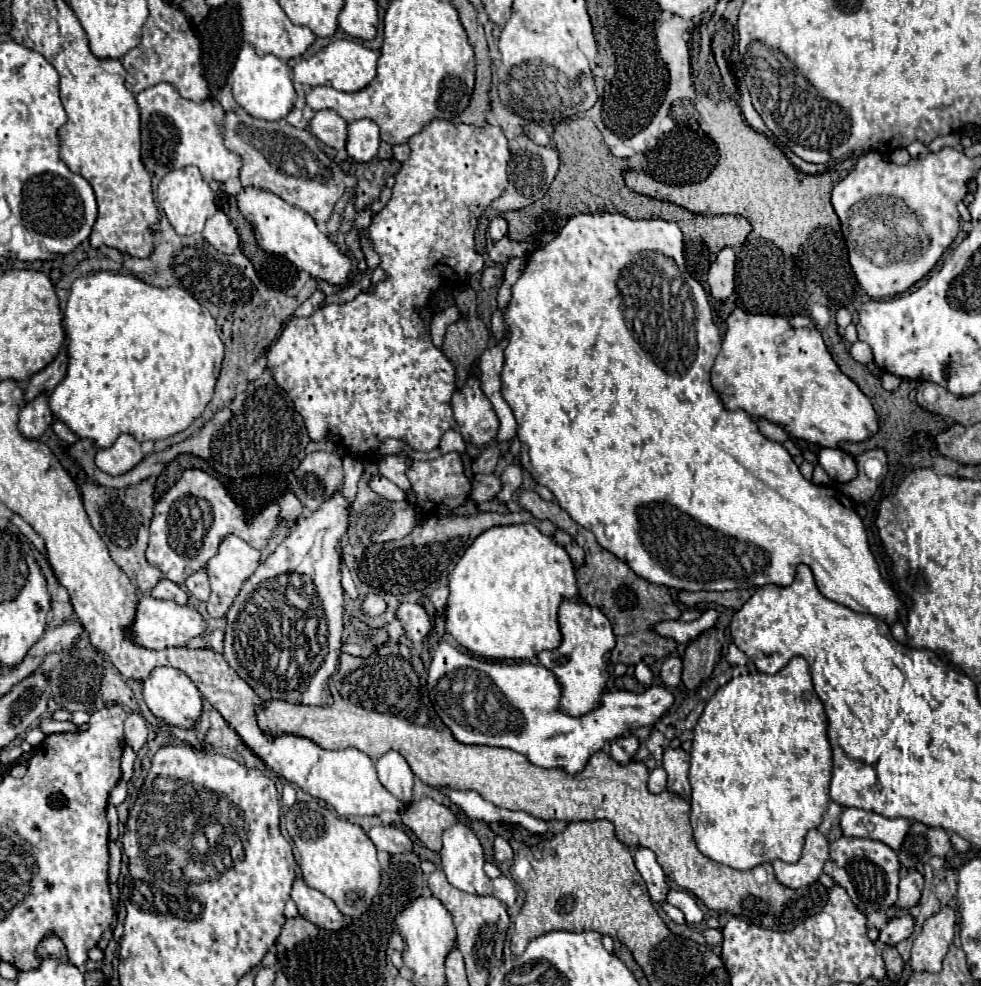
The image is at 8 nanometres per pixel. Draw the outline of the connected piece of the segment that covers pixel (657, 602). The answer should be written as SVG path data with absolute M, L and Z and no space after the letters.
M520 490L518 504L524 510L528 510L534 518L550 520L554 526L568 532L578 542L578 546L582 546L582 550L586 554L586 564L582 568L576 568L578 592L580 592L580 598L584 598L590 606L600 608L612 624L612 630L616 636L616 646L610 654L612 664L622 662L622 664L630 666L630 664L642 662L644 656L664 658L676 650L674 640L664 640L652 632L656 622L678 620L678 616L682 612L682 606L672 598L672 594L668 592L666 586L658 586L644 578L638 578L626 562L616 558L612 552L600 548L598 542L594 540L594 534L590 530L582 528L580 524L576 524L556 502L542 500L534 490Z

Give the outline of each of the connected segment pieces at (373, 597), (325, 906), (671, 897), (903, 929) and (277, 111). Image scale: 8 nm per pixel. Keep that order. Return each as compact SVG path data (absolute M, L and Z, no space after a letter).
M368 594L366 600L362 602L362 612L366 614L382 614L386 610L386 602L378 594Z
M296 876L292 884L292 900L298 906L300 916L312 924L324 930L340 930L340 926L344 926L344 916L338 912L336 904L322 892L310 888L300 876Z
M670 888L670 892L666 894L666 900L668 900L672 906L676 906L678 910L682 910L682 914L684 914L684 918L686 918L688 924L700 924L700 922L702 922L704 914L702 914L700 906L696 904L696 900L694 900L690 894Z
M910 914L900 916L900 918L892 918L882 930L880 930L880 942L884 944L892 944L896 946L898 942L906 940L914 930L914 918Z
M244 44L238 60L229 77L230 86L234 100L254 118L262 118L262 120L282 120L288 116L288 112L294 108L296 102L296 92L292 86L292 78L288 72L288 66L284 60L266 54L266 56L258 56L254 52L252 46Z

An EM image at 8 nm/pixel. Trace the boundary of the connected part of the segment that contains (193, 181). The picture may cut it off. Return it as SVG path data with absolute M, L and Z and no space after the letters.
M194 166L188 168L180 168L180 170L170 170L158 184L156 190L156 198L168 218L168 222L172 224L172 228L180 234L180 236L190 236L194 232L202 232L204 222L218 212L216 208L216 196L212 192L212 188L208 186L208 182L202 178L200 170L196 170Z

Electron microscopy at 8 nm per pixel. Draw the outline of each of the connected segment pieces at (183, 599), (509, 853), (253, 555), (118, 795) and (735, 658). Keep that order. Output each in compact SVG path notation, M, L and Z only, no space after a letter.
M160 580L156 584L156 588L150 592L152 598L166 598L166 600L174 600L176 604L180 606L186 606L188 604L188 594L184 592L182 586L178 586L176 582L172 580Z
M496 836L494 838L494 857L497 862L503 862L506 860L512 860L514 857L514 852L510 848L510 844L502 838L502 836Z
M228 534L222 542L220 542L220 548L216 552L216 556L212 556L206 564L206 574L210 578L210 598L208 598L208 614L210 616L224 616L230 608L230 604L234 602L236 594L240 592L242 584L254 574L254 570L258 568L258 562L260 562L260 552L256 548L252 548L248 542L244 542L242 538L238 536L232 536Z
M120 780L109 796L108 804L119 806L127 796L127 783Z
M734 643L730 644L726 659L731 666L744 666L748 663L748 657Z

